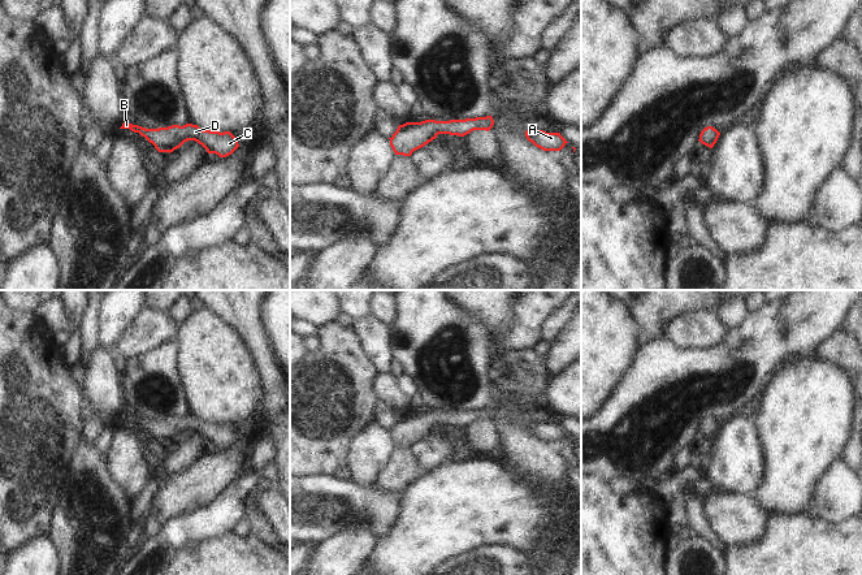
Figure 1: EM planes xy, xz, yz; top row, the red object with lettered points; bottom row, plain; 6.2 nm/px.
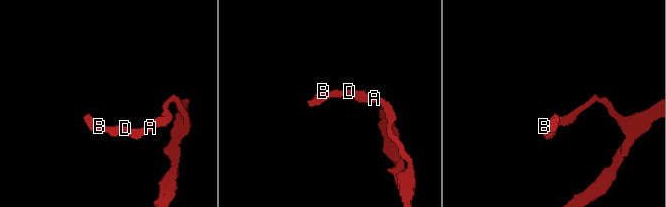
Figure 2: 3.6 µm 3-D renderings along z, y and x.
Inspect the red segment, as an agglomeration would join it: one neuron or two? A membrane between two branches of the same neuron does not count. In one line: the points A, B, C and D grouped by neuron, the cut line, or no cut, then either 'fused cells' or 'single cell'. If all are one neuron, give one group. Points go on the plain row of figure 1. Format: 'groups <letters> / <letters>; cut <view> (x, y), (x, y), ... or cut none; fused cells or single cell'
groups A B C D; cut none; single cell

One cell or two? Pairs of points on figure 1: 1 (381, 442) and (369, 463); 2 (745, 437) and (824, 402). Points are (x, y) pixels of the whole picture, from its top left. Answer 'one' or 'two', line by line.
1: one
2: two

